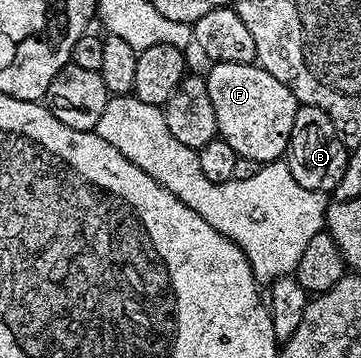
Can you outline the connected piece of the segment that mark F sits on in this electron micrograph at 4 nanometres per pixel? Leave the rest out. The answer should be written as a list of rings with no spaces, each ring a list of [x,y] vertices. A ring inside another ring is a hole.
[[[215,62],[208,68],[209,74],[204,75],[204,80],[207,92],[211,95],[211,105],[215,107],[220,138],[231,144],[231,148],[235,148],[239,158],[255,160],[262,164],[284,159],[299,105],[291,88],[287,88],[287,84],[279,84],[279,80],[271,76],[271,72],[252,62]]]

